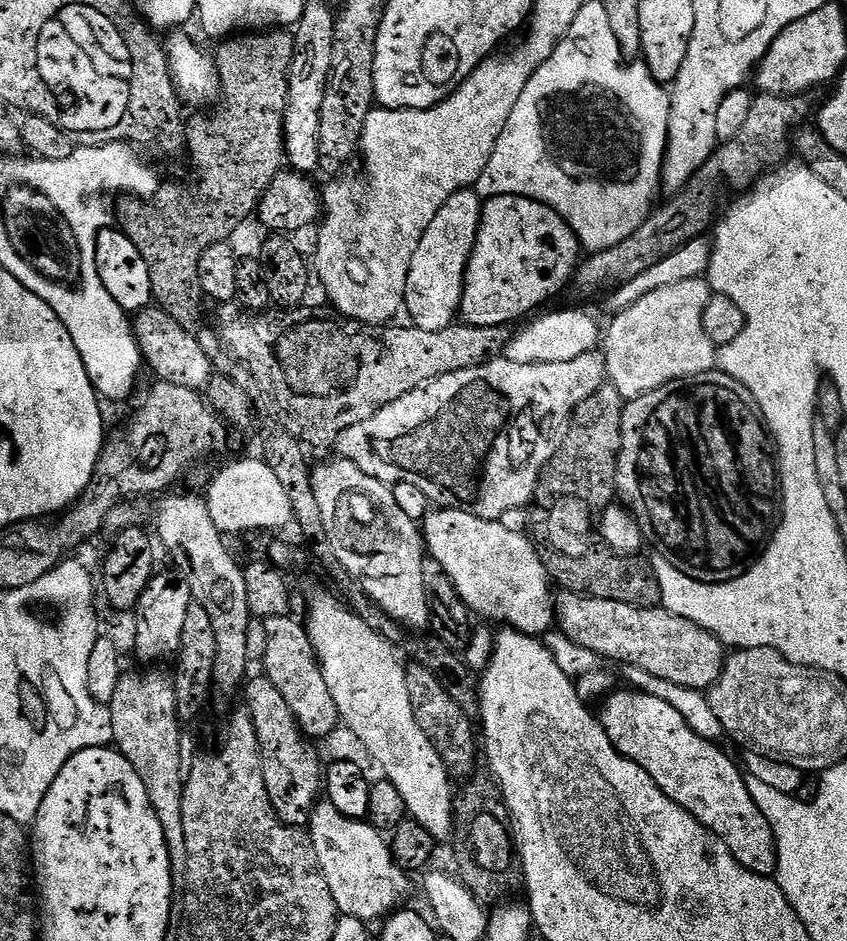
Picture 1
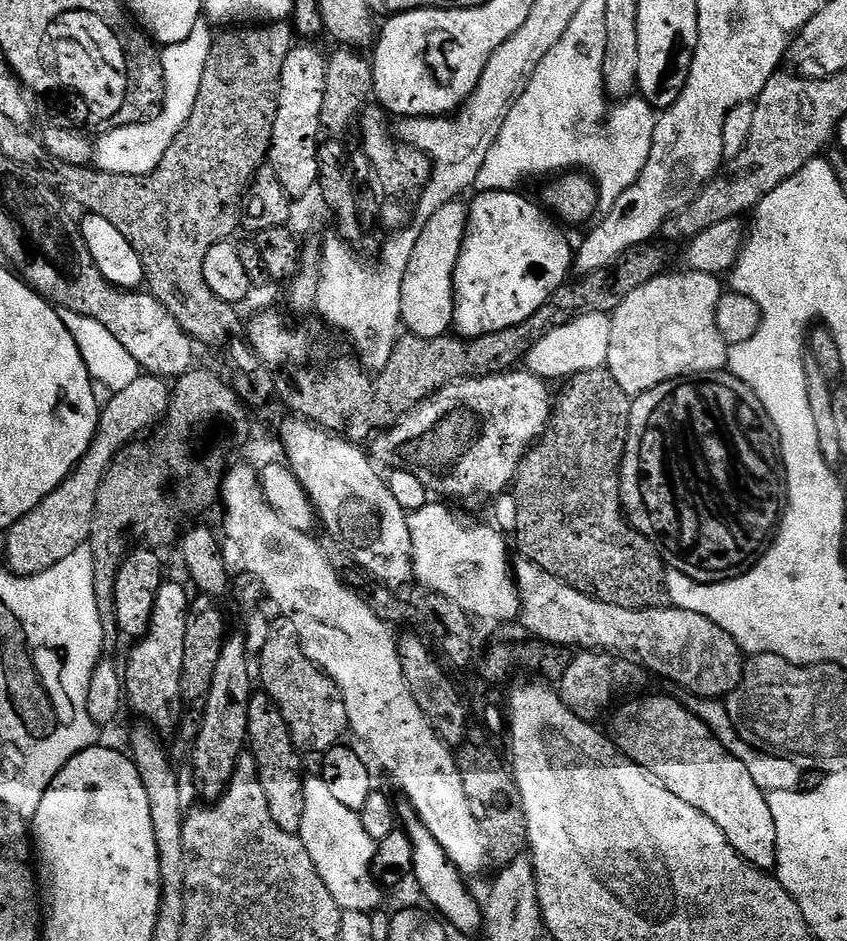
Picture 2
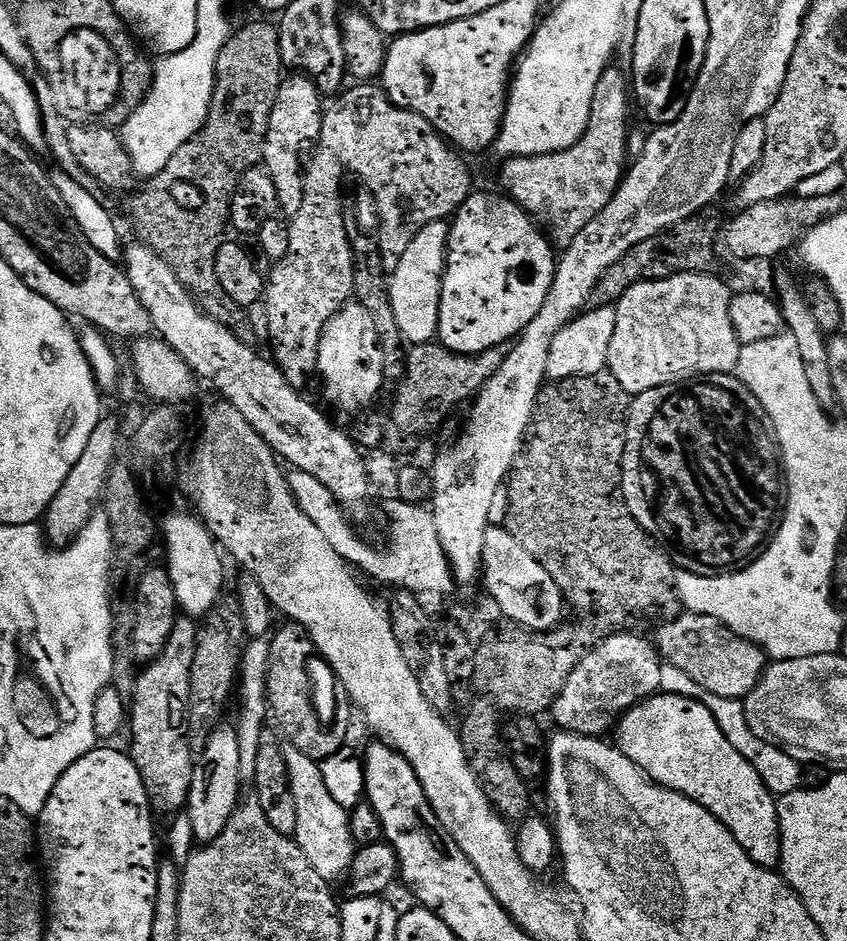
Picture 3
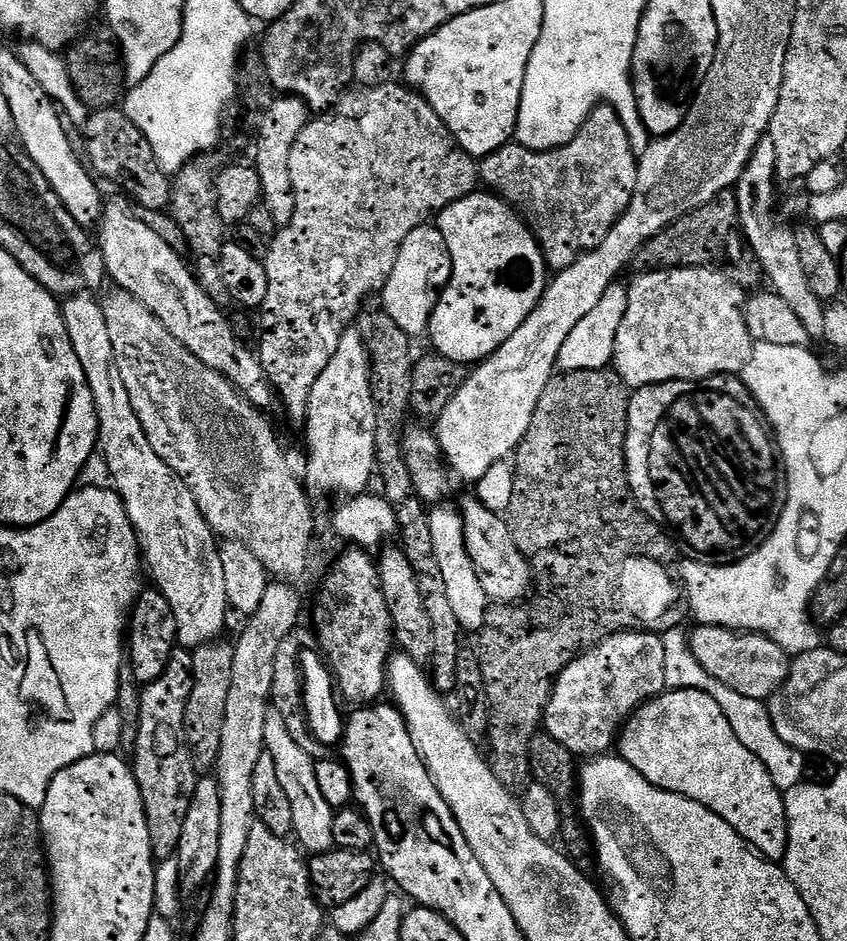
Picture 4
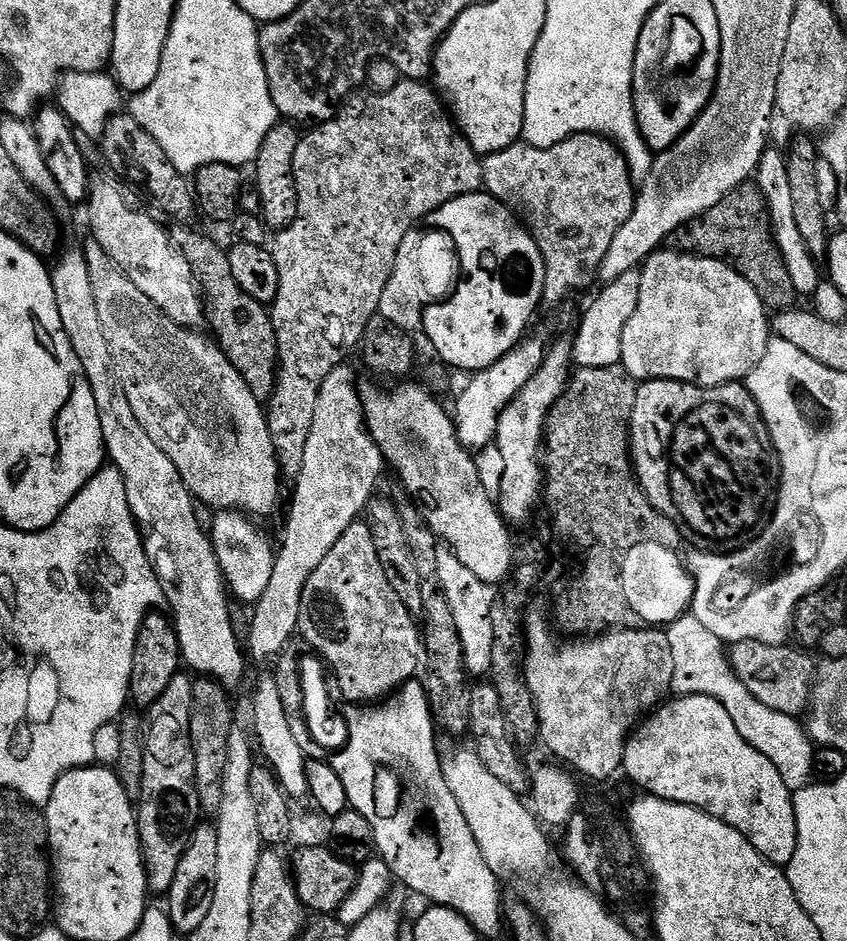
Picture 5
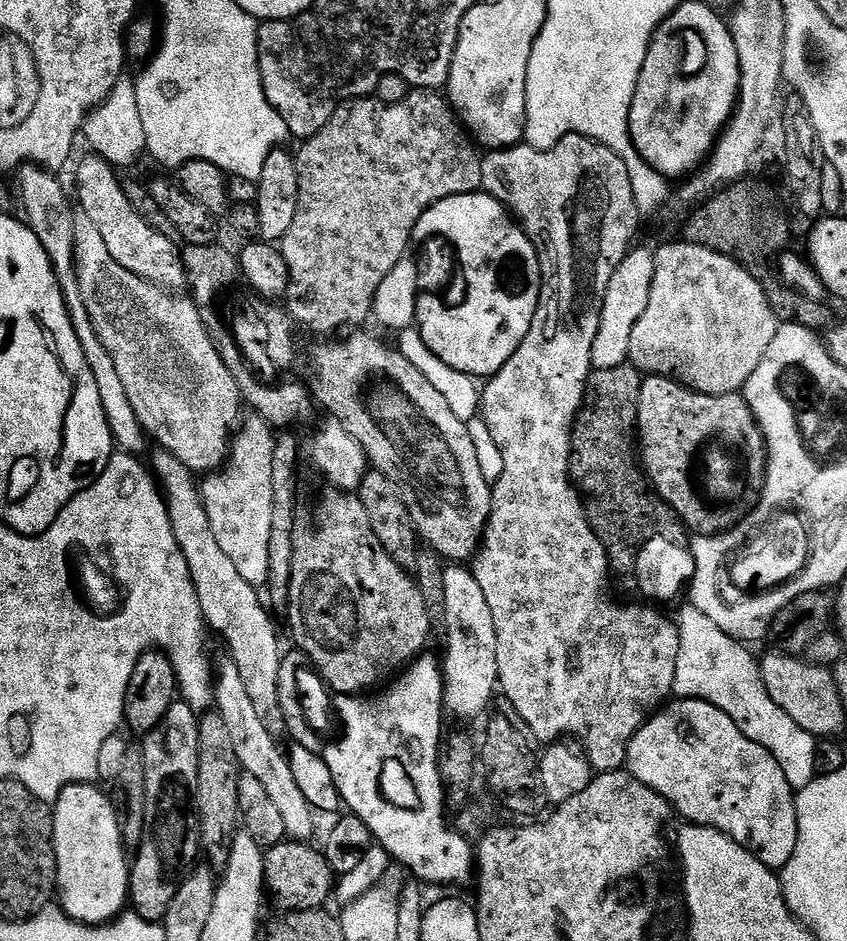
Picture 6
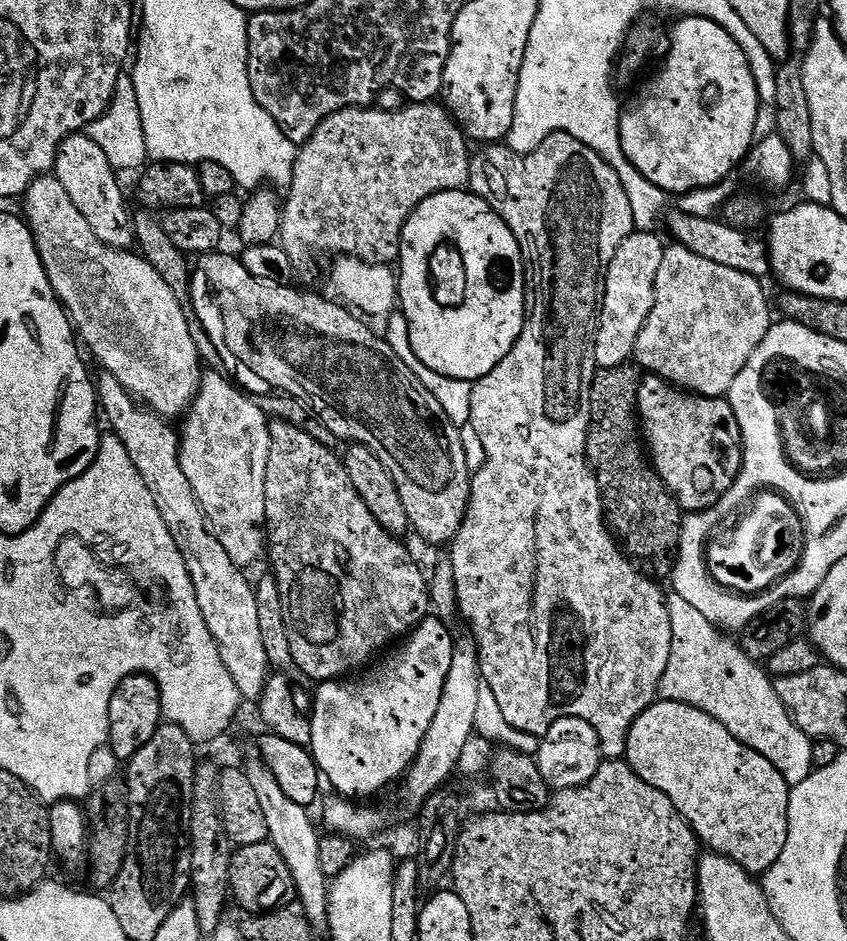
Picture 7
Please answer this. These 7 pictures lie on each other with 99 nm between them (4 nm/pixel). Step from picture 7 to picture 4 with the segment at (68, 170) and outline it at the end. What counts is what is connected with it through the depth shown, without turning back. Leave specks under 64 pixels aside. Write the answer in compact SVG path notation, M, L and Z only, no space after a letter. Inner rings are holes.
M109 199L105 203L104 213L100 215L98 225L98 233L100 232L98 247L100 253L104 255L104 271L110 277L111 283L124 292L134 294L134 298L138 298L138 302L146 305L158 318L158 322L162 322L162 326L166 326L166 330L170 330L170 334L174 334L174 338L182 342L182 346L186 346L196 358L206 362L206 366L210 366L212 370L218 370L218 374L222 374L239 392L244 393L244 397L254 407L268 410L268 407L274 404L274 393L260 365L259 355L253 349L251 352L236 337L236 332L228 325L227 318L220 313L221 305L210 299L206 290L202 290L202 286L196 280L195 271L189 265L188 268L184 265L185 257L174 251L166 242L162 242L162 238L158 238L158 234L154 234L154 230L146 226L144 219L137 213L135 216L128 209L129 201L124 200Z

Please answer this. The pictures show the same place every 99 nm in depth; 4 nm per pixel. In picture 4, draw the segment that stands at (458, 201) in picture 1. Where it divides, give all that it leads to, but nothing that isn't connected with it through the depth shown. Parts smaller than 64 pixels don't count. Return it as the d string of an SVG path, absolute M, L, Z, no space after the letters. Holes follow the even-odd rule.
M427 223L410 230L410 234L406 234L406 242L402 242L398 250L398 262L394 262L394 270L384 287L383 308L408 336L423 337L428 331L436 299L439 299L440 293L447 287L451 276L452 259L448 253L446 238L442 238L439 227Z

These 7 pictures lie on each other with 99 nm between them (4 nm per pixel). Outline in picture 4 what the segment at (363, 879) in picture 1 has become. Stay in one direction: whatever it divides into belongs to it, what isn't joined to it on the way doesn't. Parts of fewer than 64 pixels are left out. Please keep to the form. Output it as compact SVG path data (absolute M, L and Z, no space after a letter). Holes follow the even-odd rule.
M269 707L266 714L266 738L264 739L264 750L274 758L274 770L278 773L278 782L282 786L286 798L290 801L290 810L294 814L294 826L292 831L299 847L308 854L319 854L332 851L336 839L334 838L334 809L330 802L322 794L318 786L318 774L316 773L316 760L290 734L286 727L286 721L278 710Z

